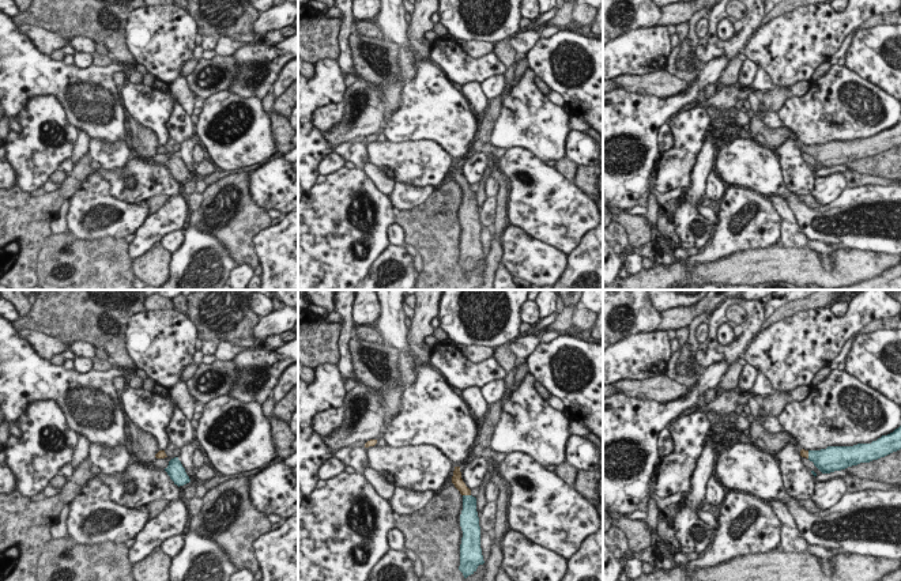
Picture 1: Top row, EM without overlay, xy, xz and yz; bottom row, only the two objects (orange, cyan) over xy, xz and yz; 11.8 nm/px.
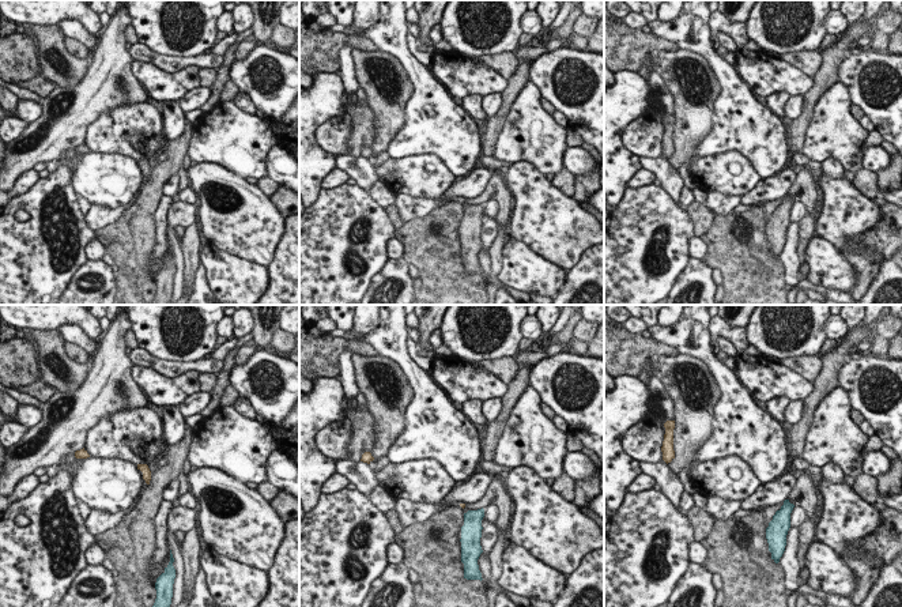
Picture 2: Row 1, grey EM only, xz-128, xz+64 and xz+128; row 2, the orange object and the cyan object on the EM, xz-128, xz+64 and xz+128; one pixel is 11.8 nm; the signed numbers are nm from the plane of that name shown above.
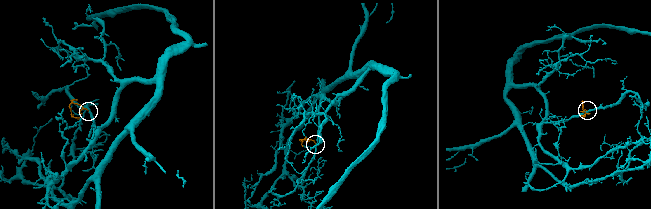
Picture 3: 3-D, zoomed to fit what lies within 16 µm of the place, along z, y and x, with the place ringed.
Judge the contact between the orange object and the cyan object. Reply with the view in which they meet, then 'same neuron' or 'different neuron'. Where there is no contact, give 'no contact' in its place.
contact in xz; same neuron

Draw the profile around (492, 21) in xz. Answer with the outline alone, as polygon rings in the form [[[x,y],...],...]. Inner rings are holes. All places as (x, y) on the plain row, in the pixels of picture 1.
[[[438,0],[440,23],[463,41],[498,42],[519,30],[523,0]]]

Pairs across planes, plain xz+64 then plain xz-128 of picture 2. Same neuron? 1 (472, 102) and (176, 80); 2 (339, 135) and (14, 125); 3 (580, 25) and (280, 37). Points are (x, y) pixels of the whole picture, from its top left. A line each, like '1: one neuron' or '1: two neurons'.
1: two neurons
2: one neuron
3: one neuron

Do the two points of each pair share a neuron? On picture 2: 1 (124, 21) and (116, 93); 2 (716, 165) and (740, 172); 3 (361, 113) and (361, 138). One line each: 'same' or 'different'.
1: same
2: same
3: same

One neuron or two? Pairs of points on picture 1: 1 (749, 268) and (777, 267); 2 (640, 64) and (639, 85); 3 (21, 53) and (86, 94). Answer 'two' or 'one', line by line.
1: one
2: two
3: one

